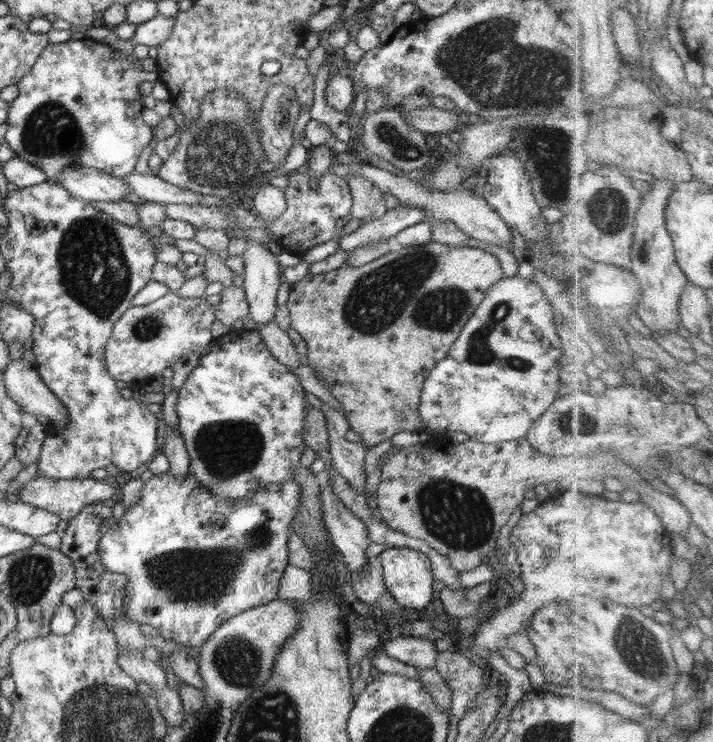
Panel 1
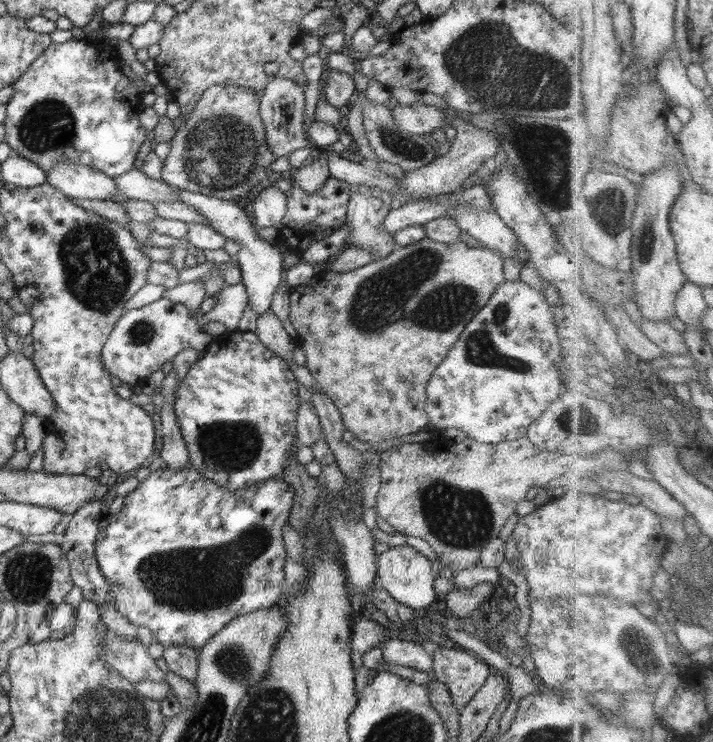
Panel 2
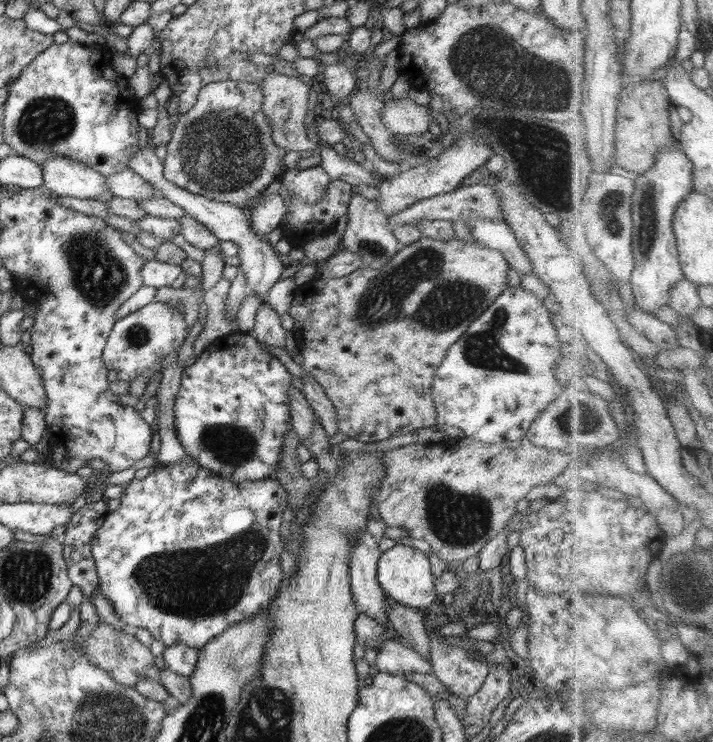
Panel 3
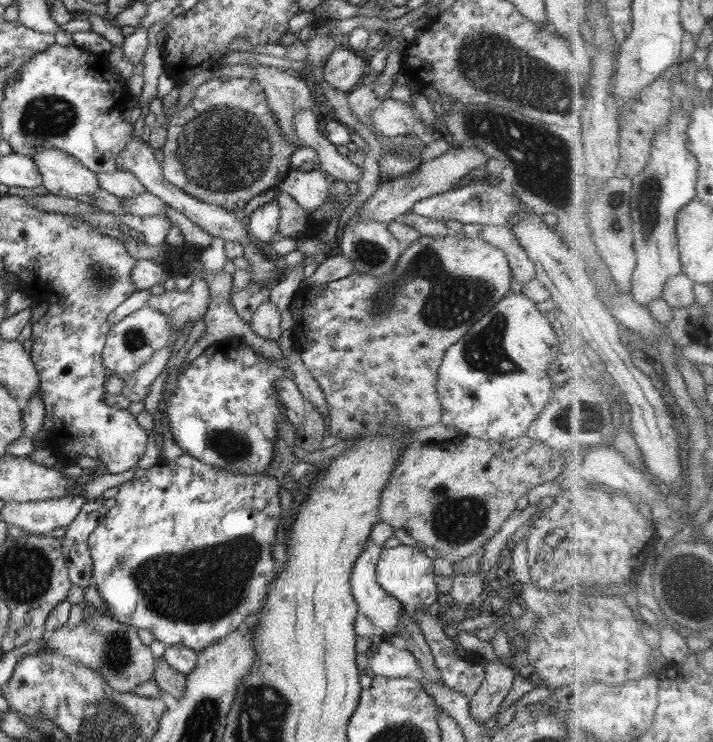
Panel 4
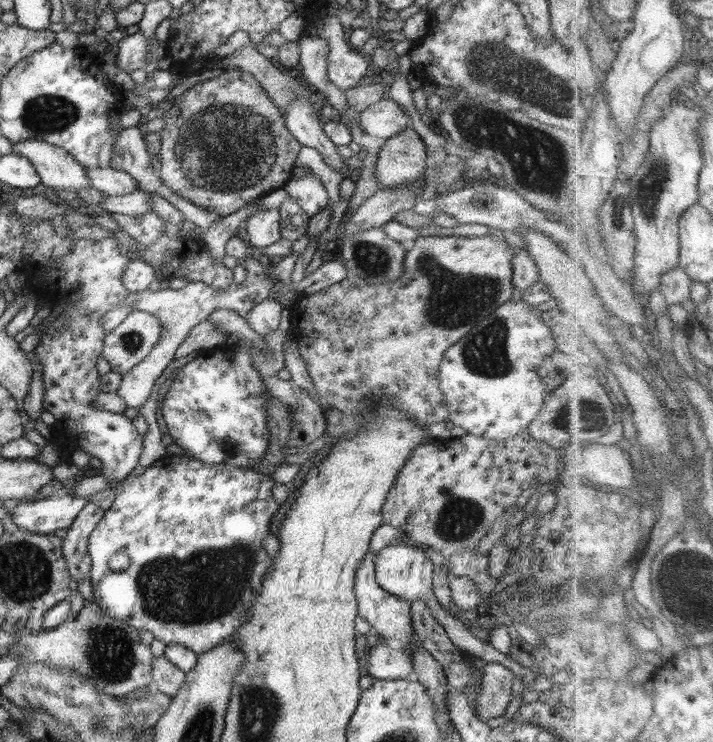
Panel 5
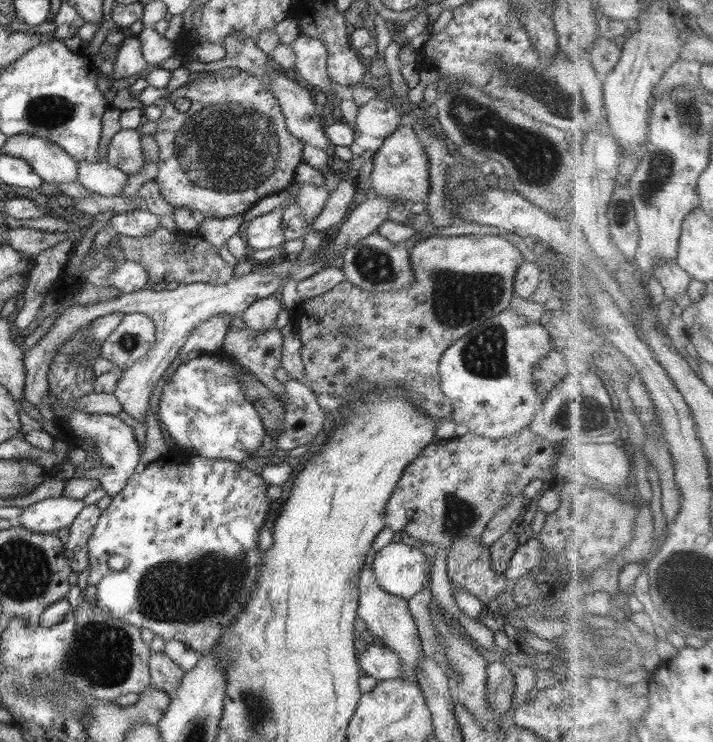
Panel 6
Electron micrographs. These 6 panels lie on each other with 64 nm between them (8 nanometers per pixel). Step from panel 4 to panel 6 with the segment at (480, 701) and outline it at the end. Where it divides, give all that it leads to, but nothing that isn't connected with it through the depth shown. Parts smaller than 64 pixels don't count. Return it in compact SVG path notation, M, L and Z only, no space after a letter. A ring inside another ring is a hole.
M503 662L489 663L487 673L487 695L488 703L494 711L506 713L513 702L515 694L515 679L513 672Z

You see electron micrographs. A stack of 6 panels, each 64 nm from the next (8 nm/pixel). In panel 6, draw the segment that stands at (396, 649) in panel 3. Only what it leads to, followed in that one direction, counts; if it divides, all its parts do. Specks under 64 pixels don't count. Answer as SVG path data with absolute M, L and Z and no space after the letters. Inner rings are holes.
M377 642L368 645L362 654L357 655L362 673L377 682L399 679L403 672L398 656Z

